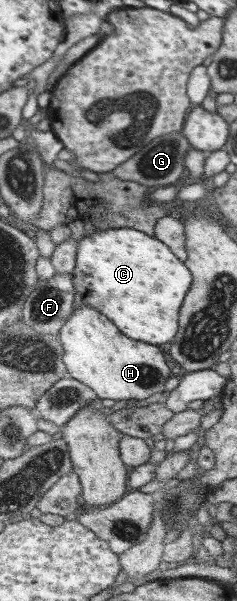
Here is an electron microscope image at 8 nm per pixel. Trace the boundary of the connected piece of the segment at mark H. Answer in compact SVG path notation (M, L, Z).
M81 304L73 310L59 338L66 347L65 363L69 374L93 388L100 400L137 401L148 398L155 392L163 392L164 382L171 376L158 346L126 338L108 316L88 304Z

